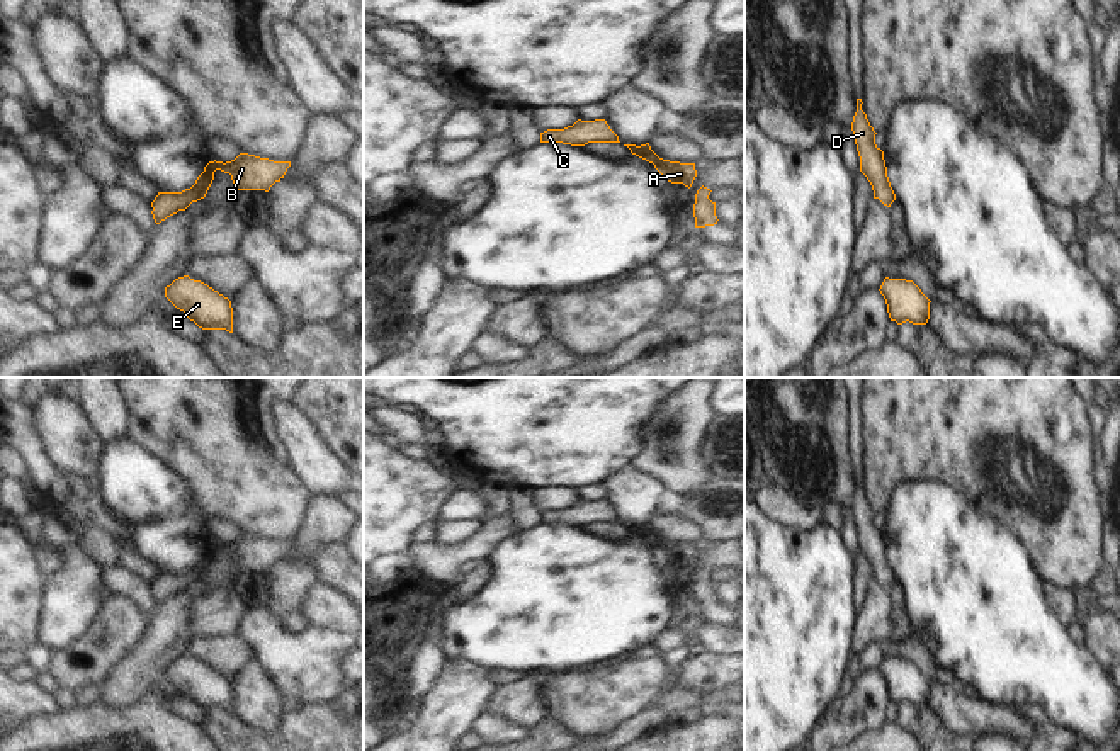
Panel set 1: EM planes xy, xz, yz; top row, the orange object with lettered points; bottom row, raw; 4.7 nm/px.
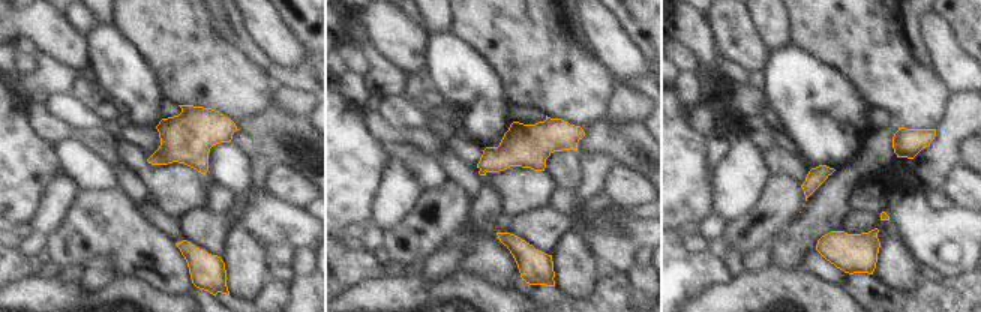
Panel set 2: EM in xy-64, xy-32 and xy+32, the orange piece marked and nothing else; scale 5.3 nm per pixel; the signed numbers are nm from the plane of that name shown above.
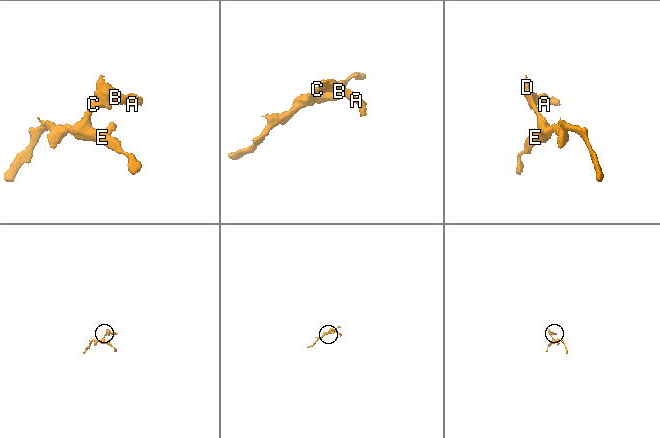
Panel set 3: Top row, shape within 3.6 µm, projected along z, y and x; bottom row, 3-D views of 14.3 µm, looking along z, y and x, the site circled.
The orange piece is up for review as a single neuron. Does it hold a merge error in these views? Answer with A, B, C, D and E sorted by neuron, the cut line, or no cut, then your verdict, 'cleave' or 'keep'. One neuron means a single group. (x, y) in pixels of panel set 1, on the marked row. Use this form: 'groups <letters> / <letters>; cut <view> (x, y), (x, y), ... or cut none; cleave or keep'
groups A B C D E; cut none; keep

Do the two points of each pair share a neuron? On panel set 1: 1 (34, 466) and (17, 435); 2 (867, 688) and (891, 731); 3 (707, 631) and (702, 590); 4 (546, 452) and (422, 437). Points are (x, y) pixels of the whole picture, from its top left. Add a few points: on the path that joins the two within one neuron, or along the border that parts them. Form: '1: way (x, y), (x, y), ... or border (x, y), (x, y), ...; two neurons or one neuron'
1: way (34, 459), (24, 442); one neuron
2: border (888, 722), (879, 729), (867, 729), (864, 733); two neurons
3: border (704, 621), (726, 627); two neurons
4: border (434, 437), (451, 464); two neurons

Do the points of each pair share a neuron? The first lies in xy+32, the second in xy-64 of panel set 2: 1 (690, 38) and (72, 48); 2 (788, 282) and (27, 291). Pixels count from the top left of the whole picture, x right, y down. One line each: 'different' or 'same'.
1: different
2: same

